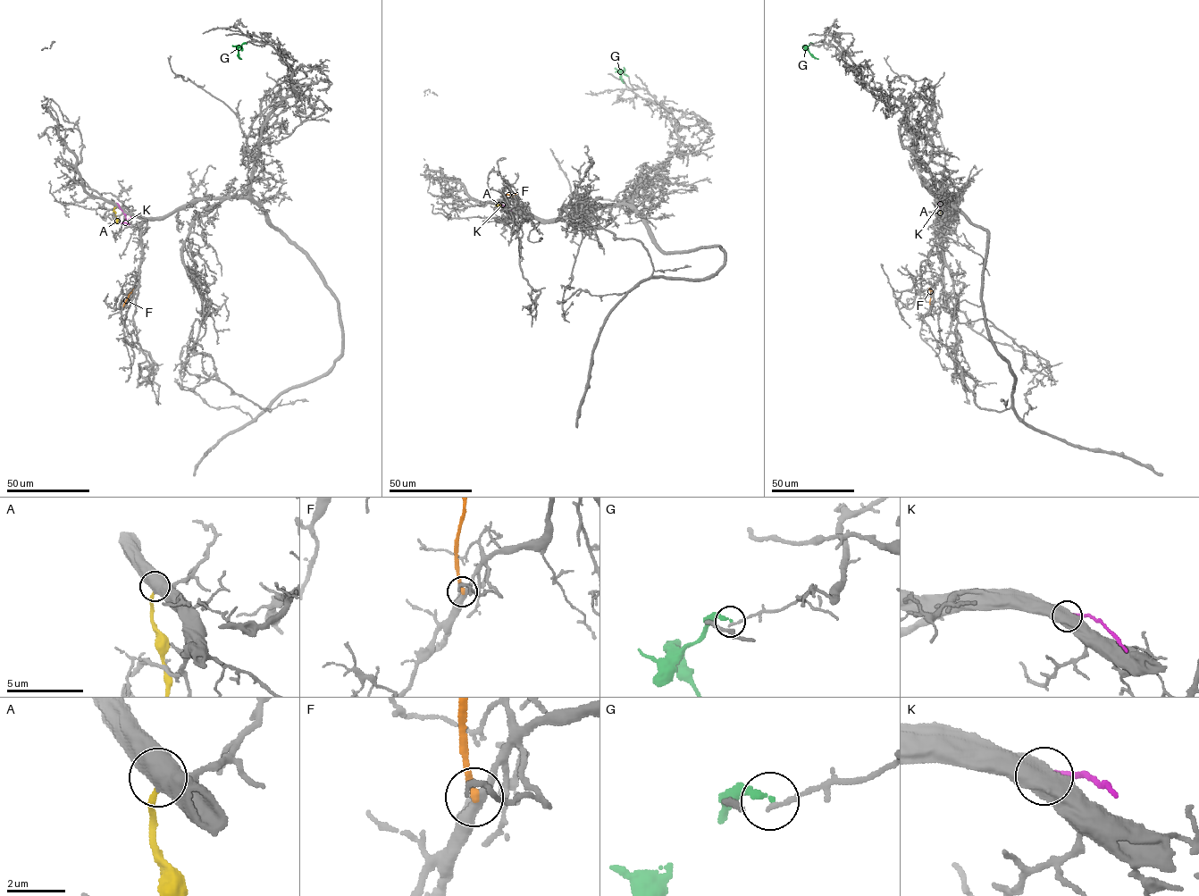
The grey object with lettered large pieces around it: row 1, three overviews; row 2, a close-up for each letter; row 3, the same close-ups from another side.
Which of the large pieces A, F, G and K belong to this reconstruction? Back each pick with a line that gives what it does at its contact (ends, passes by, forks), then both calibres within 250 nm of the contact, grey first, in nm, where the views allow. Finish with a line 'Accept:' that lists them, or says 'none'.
Accept: none

